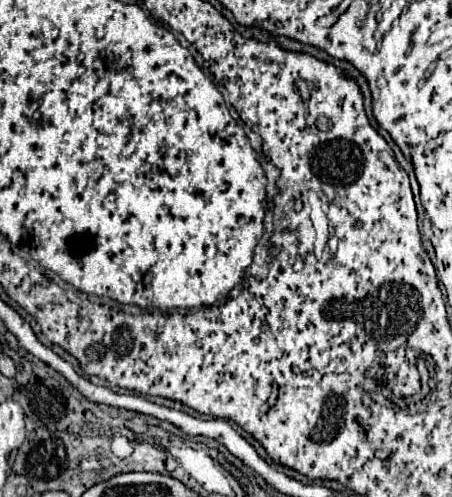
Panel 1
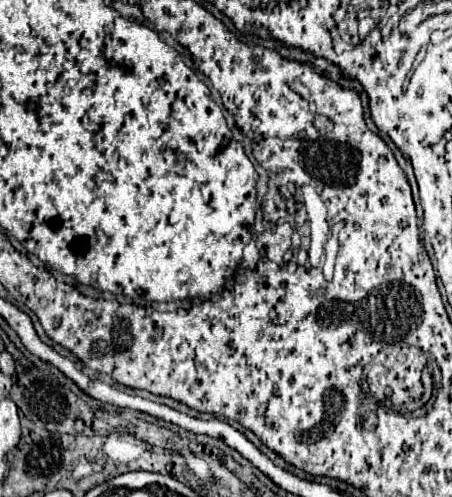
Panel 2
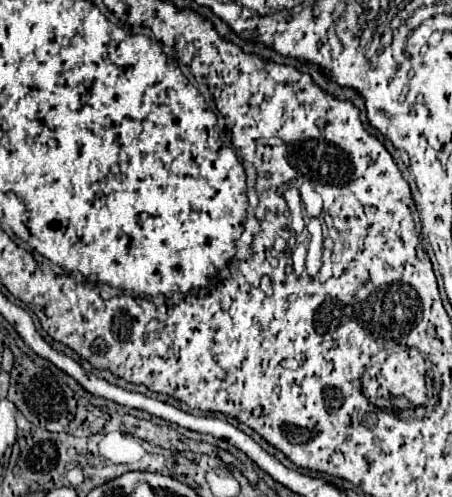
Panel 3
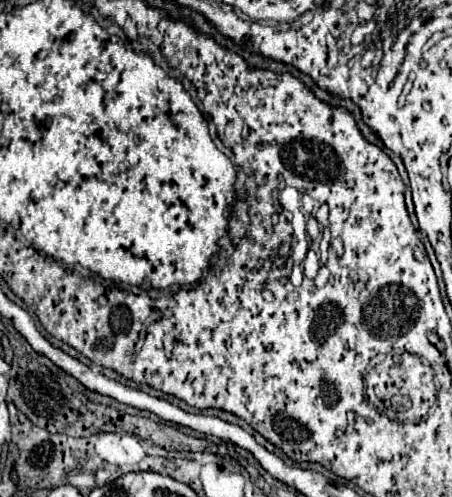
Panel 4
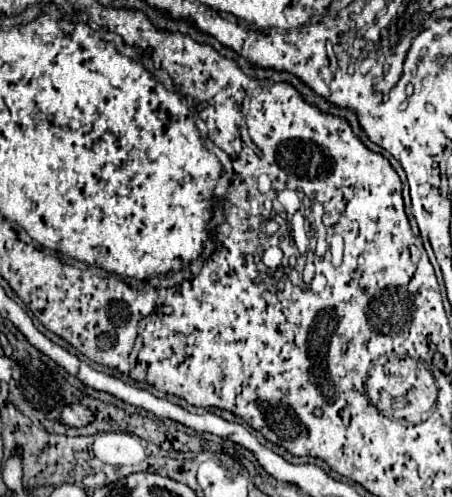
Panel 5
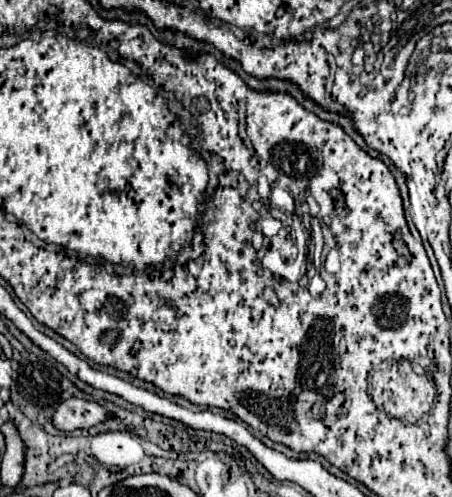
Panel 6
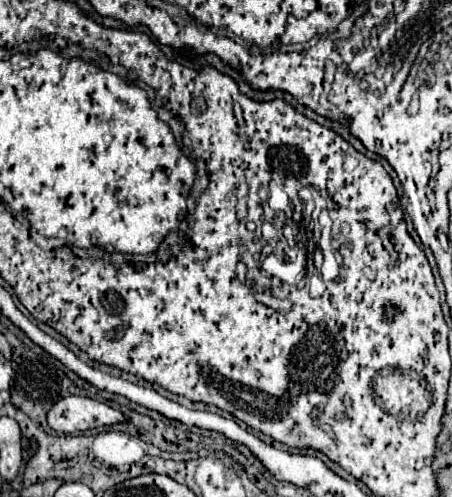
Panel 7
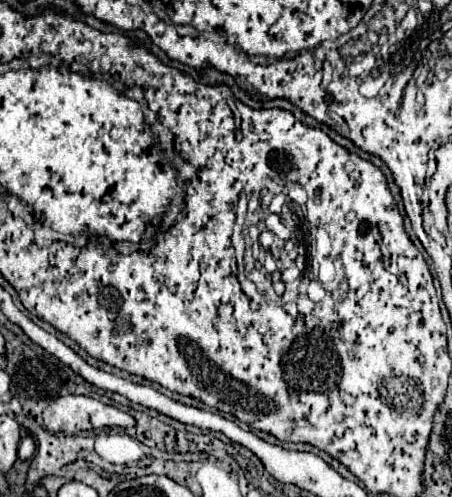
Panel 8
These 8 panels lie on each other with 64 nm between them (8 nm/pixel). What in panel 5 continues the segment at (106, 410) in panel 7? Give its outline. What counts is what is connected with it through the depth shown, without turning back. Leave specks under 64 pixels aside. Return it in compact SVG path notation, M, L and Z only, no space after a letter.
M78 404L66 406L62 412L62 422L68 426L86 426L92 420L94 420L94 412L90 408L84 408Z

